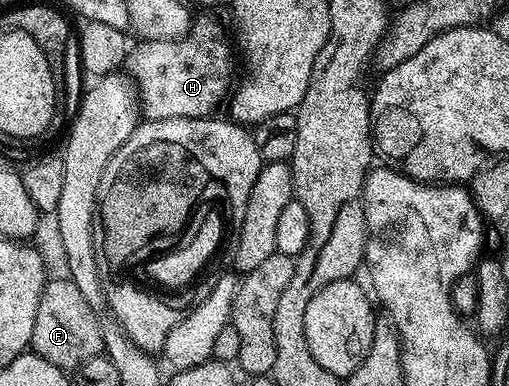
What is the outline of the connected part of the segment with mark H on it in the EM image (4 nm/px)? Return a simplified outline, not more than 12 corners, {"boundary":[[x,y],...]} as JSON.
{"boundary":[[218,18],[131,46],[147,120],[211,118],[234,85]]}

